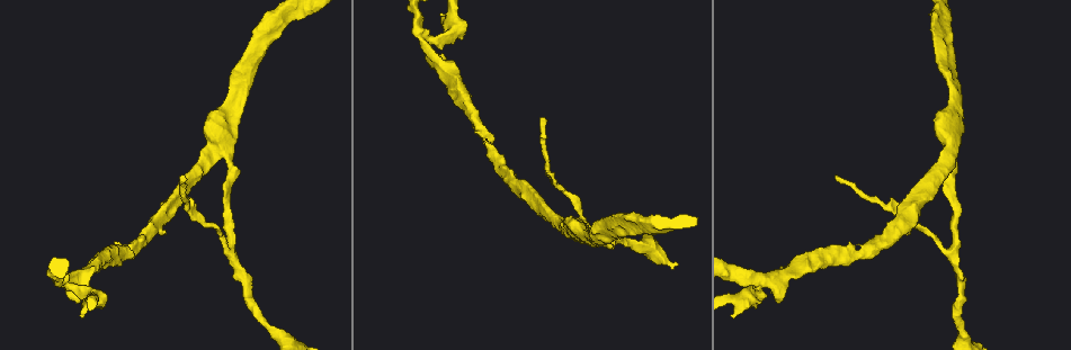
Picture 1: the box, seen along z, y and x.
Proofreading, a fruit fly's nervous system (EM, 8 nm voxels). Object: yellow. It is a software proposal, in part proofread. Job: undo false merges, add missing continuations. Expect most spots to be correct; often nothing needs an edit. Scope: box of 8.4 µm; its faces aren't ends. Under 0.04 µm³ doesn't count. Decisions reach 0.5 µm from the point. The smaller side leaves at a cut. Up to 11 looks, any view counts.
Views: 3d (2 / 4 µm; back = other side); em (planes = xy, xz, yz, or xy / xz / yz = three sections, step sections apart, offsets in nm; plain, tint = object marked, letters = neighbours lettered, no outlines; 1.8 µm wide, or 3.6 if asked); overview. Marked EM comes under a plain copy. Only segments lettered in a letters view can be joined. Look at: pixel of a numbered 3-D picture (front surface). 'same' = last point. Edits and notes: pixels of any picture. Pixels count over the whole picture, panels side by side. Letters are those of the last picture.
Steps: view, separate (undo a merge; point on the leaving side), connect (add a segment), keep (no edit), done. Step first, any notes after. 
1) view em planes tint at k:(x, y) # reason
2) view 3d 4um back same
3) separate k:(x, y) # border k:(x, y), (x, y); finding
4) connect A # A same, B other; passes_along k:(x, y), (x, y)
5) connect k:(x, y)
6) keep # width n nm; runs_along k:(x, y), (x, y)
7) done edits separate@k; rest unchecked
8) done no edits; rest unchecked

view 3d 4um at 1:(954, 249) # branch point

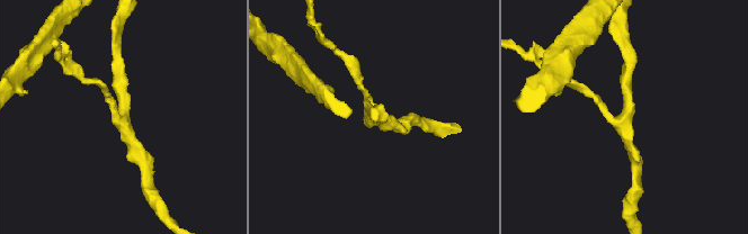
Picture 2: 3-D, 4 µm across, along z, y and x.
view em planes tint at 2:(623, 119) # now the EM

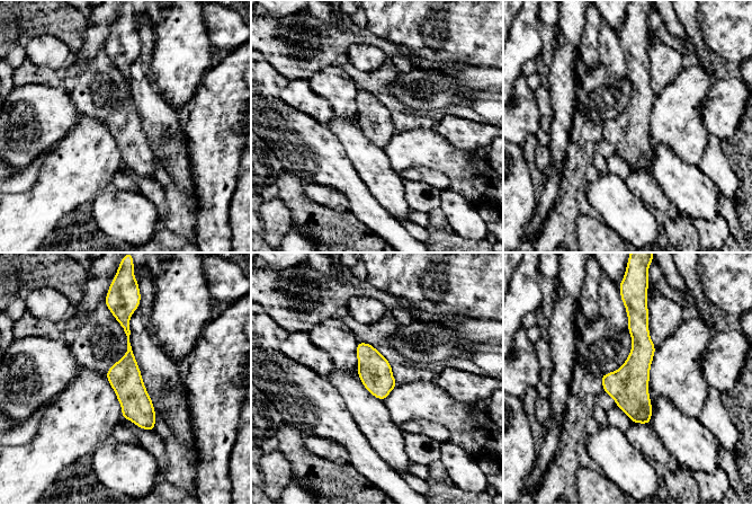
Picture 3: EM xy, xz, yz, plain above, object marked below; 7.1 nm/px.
view em planes letters same # see the neighbours

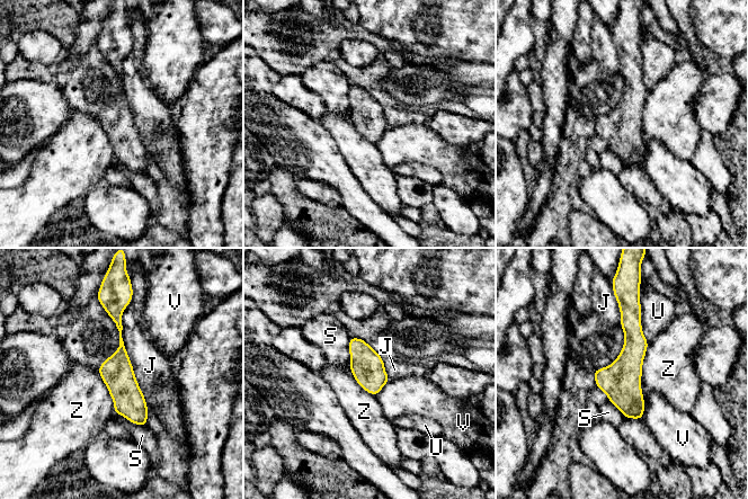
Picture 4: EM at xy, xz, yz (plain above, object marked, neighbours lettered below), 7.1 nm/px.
keep # width 240 nm; J other, S other, U other, V other, Z other; runs_along 4:(112, 306), (119, 327), (121, 382), (143, 422); all the same neuron

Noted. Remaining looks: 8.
view em yz step 4 tint at 1:(575, 237) # side arm on a straight run

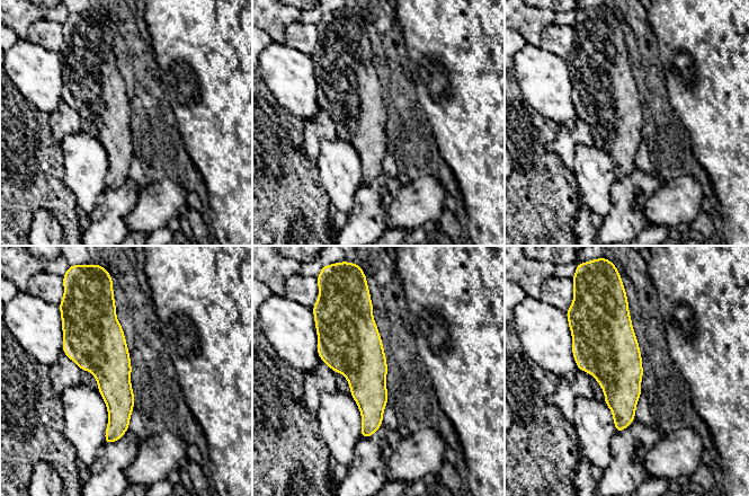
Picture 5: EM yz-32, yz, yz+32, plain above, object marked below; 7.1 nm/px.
view em planes tint same

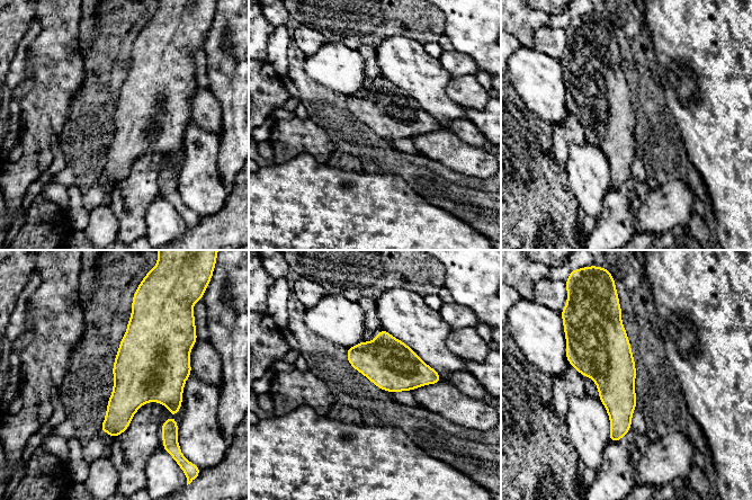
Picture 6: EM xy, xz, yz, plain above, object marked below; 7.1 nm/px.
view em planes letters same # what lies round it

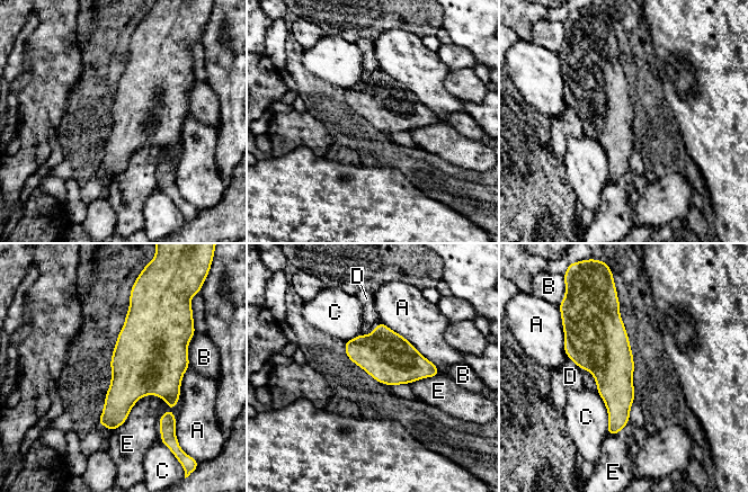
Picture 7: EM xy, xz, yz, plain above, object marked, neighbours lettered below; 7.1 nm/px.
keep # width 340 nm; A other, B other, C other, D other, E other; border 7:(154, 395), (143, 395), (112, 432); one neuron here

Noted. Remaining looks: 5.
view em yz step 8 letters at 1:(542, 118) # end of a long branch

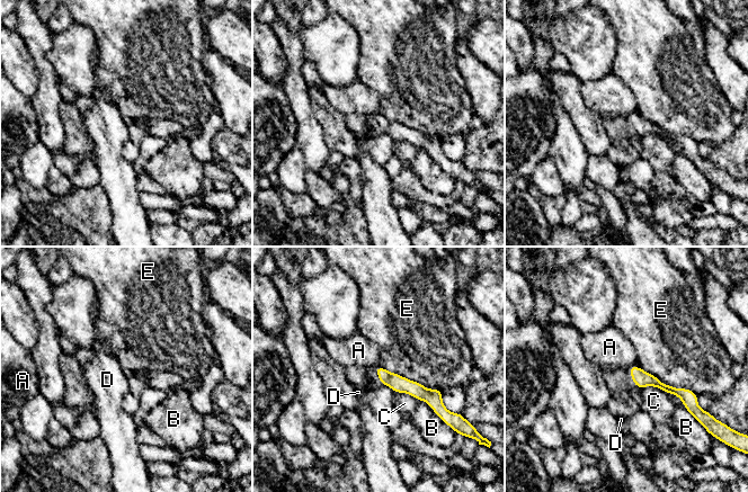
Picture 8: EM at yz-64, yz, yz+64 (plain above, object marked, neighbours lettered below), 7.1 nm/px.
view em xy step 8 letters same

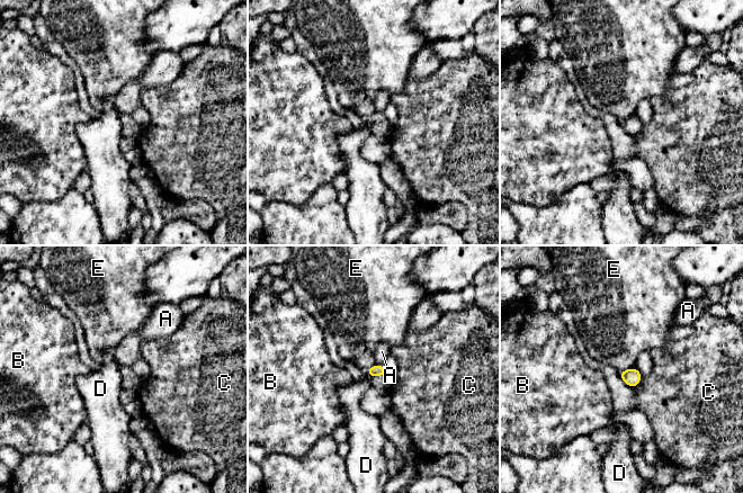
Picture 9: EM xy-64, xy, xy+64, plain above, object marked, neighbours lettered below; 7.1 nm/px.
keep # A other, B other, C other, D other, E other; border 9:(367, 374), (370, 379); no lettered segment goes on from it

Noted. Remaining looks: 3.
view em xz step 8 tint at 1:(254, 52) # three-way junction

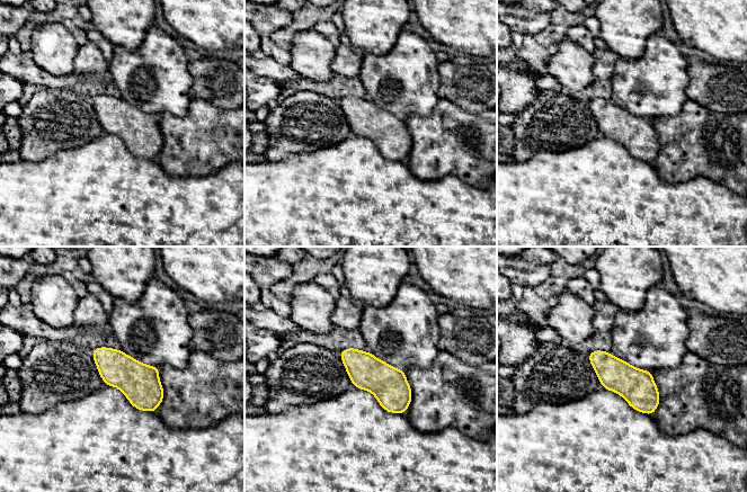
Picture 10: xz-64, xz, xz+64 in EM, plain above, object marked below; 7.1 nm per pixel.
view em planes letters same # cut it another way

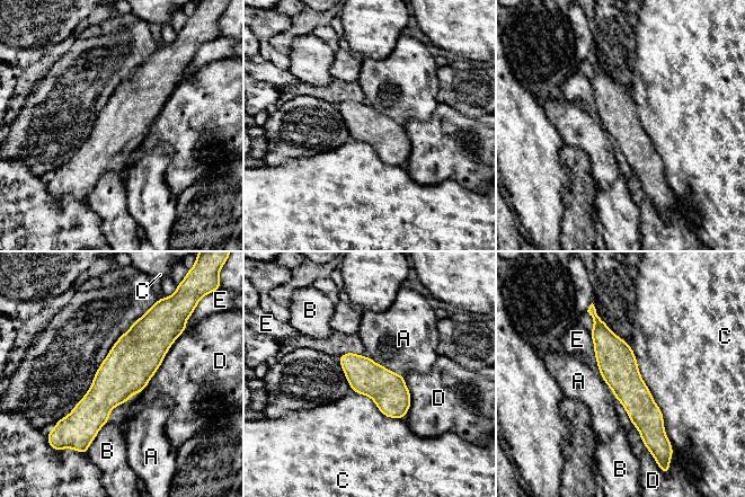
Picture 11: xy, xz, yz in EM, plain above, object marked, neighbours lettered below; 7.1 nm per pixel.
keep # width 260 nm; A other, B other, C other, D other, E other; border 11:(367, 356), (402, 375); continuous, no second neuron

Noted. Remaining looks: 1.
done no edits; rest unchecked

